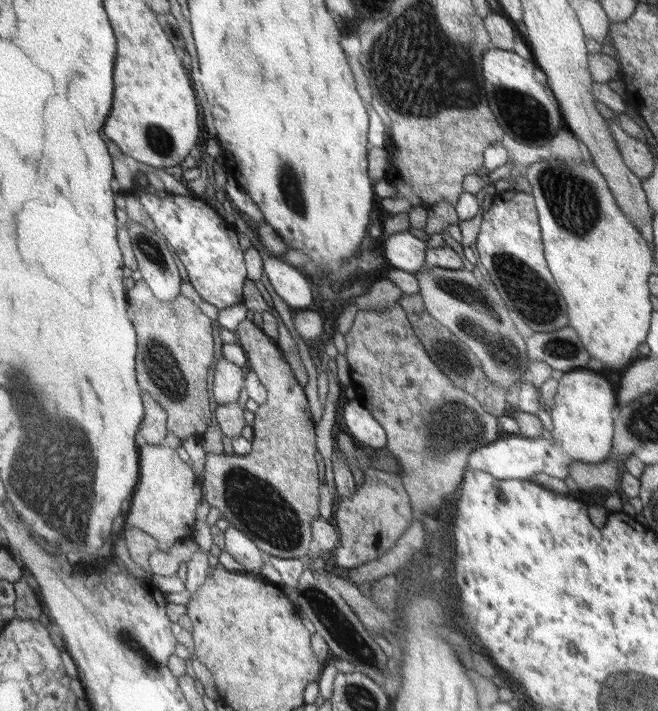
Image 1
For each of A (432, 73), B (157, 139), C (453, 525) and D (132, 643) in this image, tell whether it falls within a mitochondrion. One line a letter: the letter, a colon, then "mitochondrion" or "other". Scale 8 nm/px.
A: mitochondrion
B: mitochondrion
C: other
D: mitochondrion

